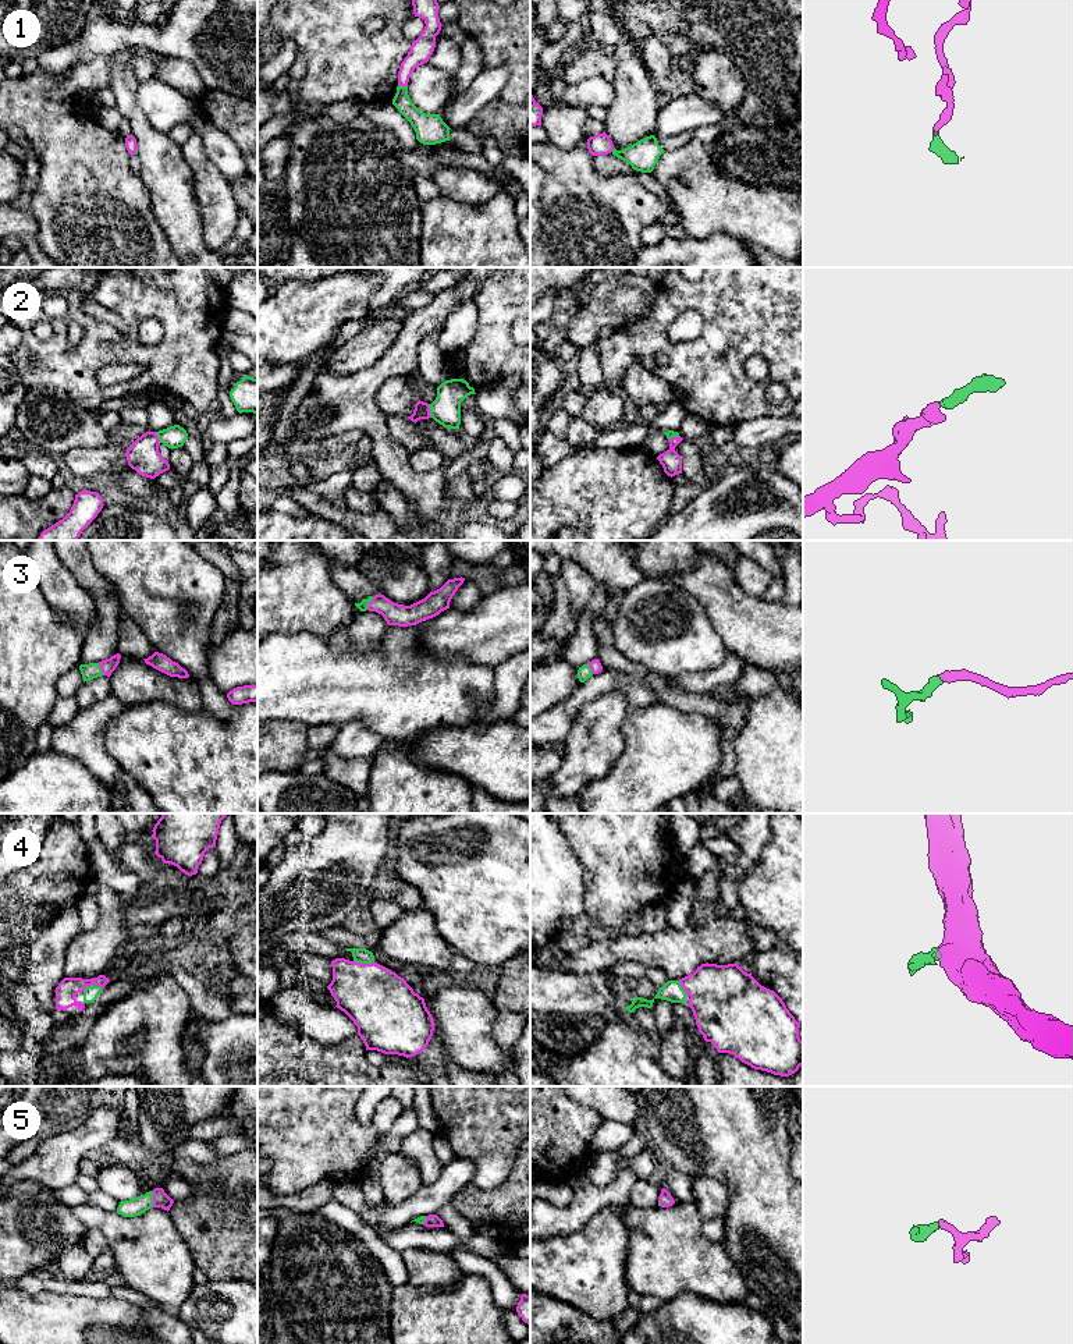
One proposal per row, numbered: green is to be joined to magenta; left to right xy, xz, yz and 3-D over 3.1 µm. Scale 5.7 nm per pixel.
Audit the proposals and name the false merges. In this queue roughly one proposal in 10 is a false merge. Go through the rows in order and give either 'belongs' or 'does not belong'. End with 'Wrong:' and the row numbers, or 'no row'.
1: belongs
2: belongs
3: belongs
4: belongs
5: belongs
Wrong: no row

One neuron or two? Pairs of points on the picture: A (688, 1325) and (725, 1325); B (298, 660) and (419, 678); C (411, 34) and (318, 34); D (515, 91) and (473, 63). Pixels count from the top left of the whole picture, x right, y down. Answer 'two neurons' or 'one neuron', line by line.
A: one neuron
B: one neuron
C: two neurons
D: two neurons

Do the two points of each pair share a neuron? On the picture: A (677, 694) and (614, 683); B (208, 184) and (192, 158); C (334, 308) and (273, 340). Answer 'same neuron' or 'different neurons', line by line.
A: different neurons
B: same neuron
C: same neuron

